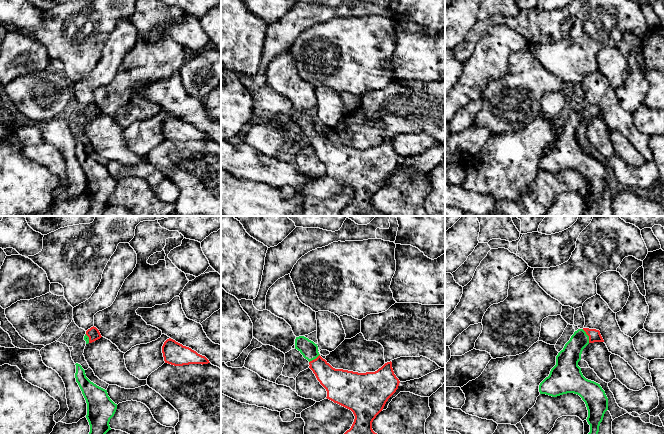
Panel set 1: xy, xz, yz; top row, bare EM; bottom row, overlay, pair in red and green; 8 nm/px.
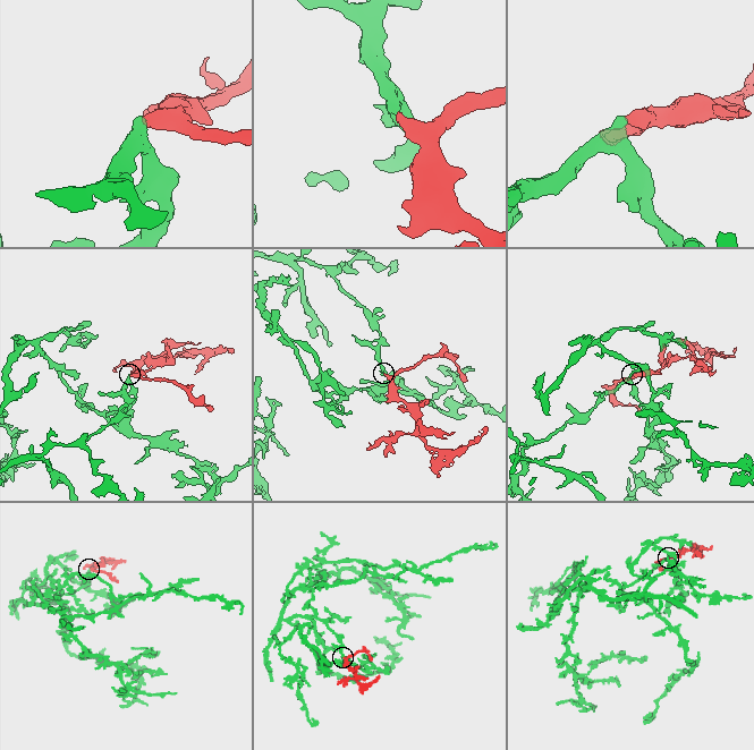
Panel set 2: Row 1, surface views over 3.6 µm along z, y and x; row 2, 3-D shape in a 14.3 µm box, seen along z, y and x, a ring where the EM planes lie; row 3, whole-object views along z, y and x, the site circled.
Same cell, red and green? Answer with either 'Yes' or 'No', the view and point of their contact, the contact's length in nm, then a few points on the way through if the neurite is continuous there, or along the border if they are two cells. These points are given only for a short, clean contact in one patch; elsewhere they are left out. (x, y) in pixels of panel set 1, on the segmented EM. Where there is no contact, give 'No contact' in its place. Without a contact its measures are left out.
Yes. Touches red at yz (588, 335). Shared border 130 nm. Path across: yz (594, 335), (588, 335), (571, 352), (568, 358)

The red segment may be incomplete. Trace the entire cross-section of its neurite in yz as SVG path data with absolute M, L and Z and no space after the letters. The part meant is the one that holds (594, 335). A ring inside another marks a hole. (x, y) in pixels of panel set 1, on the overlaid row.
M578 329L556 356L556 365L539 385L540 394L557 397L567 393L579 395L585 402L590 425L588 434L598 434L600 423L608 410L608 398L600 384L586 379L578 362L583 349L594 342L604 342L596 329Z

